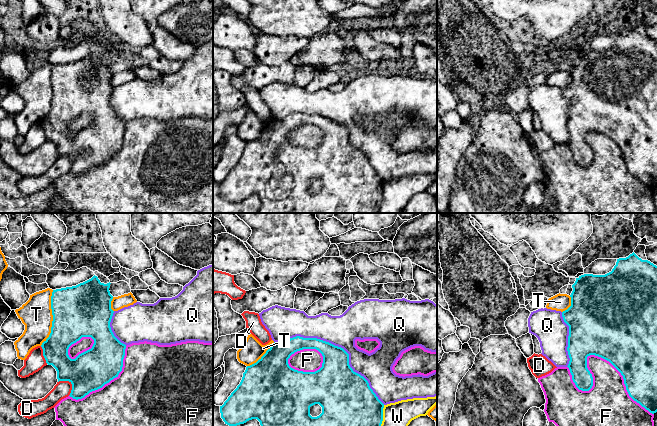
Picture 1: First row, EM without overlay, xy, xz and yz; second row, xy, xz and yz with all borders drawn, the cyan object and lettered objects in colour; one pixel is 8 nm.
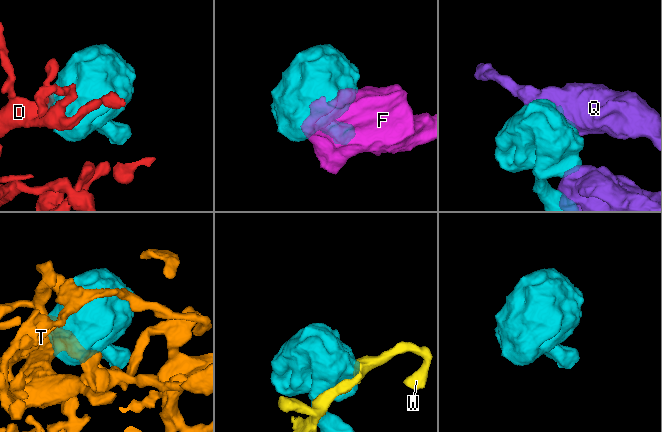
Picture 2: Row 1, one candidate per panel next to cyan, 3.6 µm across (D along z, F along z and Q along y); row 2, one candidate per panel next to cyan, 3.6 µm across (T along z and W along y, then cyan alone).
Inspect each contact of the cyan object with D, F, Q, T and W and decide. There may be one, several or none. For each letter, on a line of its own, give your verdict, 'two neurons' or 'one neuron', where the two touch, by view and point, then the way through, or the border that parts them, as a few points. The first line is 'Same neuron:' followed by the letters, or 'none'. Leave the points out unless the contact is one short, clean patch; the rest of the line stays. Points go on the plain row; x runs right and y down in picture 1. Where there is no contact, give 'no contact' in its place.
Same neuron: none
D: two neurons | xy (71, 159)
F: two neurons | yz (594, 130)
Q: two neurons | xz (337, 122)
T: two neurons | xy (53, 94)
W: two neurons | xz (382, 192)

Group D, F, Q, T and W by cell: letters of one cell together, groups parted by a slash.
D / F / Q / T W

